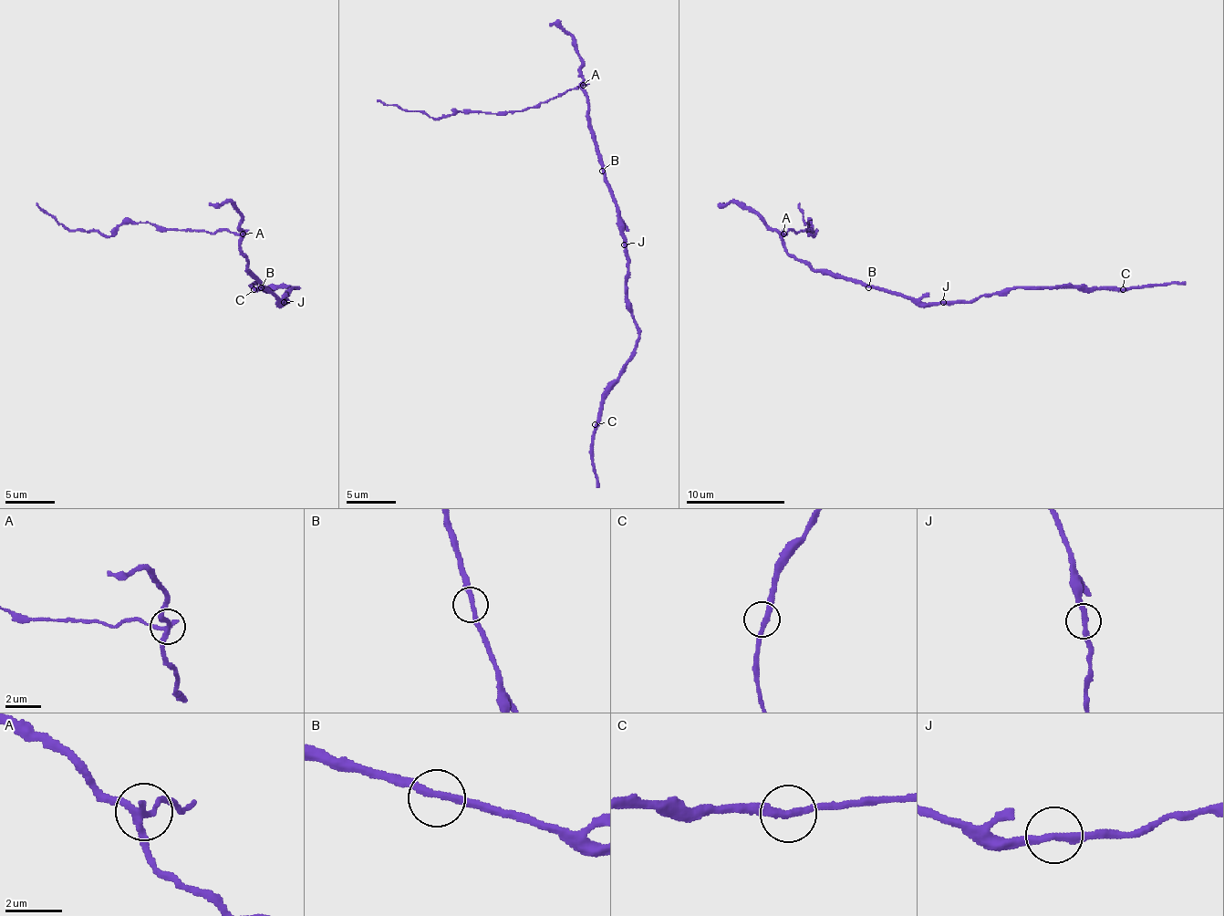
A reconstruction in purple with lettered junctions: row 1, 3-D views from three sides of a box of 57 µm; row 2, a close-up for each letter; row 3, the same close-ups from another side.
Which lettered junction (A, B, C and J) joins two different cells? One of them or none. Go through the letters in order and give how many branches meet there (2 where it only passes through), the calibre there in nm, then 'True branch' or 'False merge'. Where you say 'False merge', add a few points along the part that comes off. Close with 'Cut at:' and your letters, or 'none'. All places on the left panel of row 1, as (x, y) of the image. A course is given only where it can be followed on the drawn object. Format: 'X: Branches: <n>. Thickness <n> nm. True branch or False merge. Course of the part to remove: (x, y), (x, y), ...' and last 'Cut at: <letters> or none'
A: Branches: 3. Thickness 240 nm. False merge. Course of the part to remove: (242, 233), (180, 231), (120, 223), (108, 235), (91, 231), (67, 231), (37, 203)
B: Branches: 2. Thickness 240 nm. True branch
C: Branches: 2. Thickness 280 nm. True branch
J: Branches: 2. Thickness 280 nm. True branch
Cut at: A

